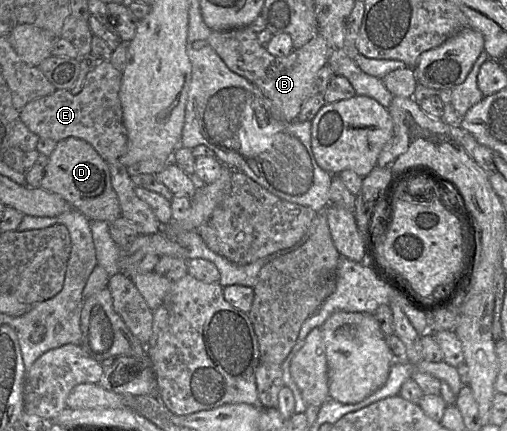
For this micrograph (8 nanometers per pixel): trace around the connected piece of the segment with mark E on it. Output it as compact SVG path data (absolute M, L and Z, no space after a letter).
M103 60L87 73L83 87L77 94L67 89L56 89L49 95L28 102L20 110L19 119L38 137L50 138L56 142L68 137L79 138L89 143L106 162L120 162L127 150L127 132L119 99L121 80L122 71L117 70L109 60Z

